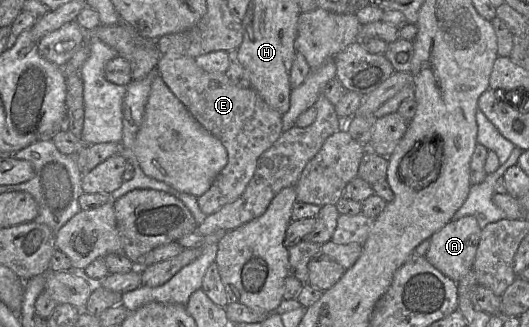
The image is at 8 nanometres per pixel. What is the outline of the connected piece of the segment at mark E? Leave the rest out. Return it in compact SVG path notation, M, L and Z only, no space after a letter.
M173 54L161 55L157 69L165 84L194 119L218 138L227 150L226 166L216 176L210 188L197 197L201 211L210 215L243 194L254 175L259 157L283 133L283 114L271 108L252 88L234 85L225 73L203 70L194 58Z

